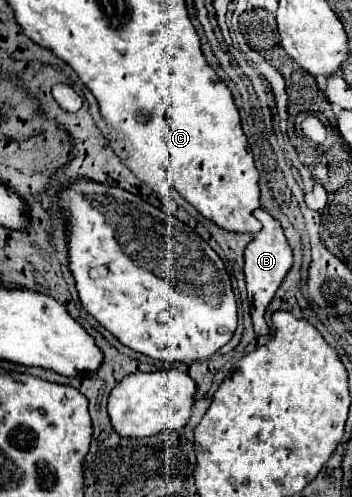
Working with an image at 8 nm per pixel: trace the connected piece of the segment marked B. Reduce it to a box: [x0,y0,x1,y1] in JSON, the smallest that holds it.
[244,209,294,335]

